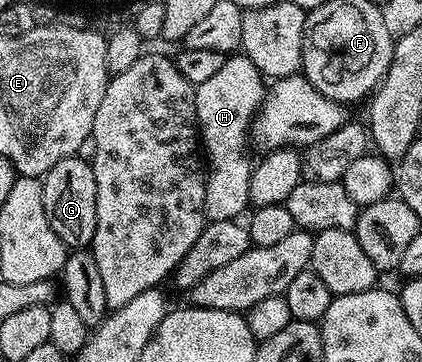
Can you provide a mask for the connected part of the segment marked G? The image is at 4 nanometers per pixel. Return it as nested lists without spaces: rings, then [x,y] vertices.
[[[76,156],[57,160],[57,164],[49,168],[41,181],[45,216],[49,216],[53,232],[57,232],[57,236],[61,236],[61,240],[69,248],[90,247],[93,232],[97,228],[97,180],[93,176],[91,163]]]

